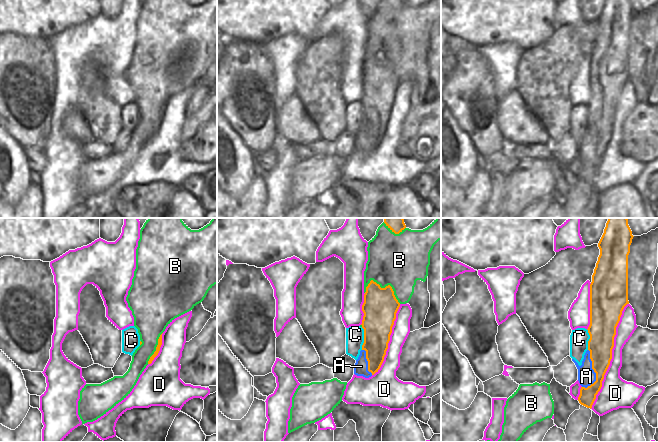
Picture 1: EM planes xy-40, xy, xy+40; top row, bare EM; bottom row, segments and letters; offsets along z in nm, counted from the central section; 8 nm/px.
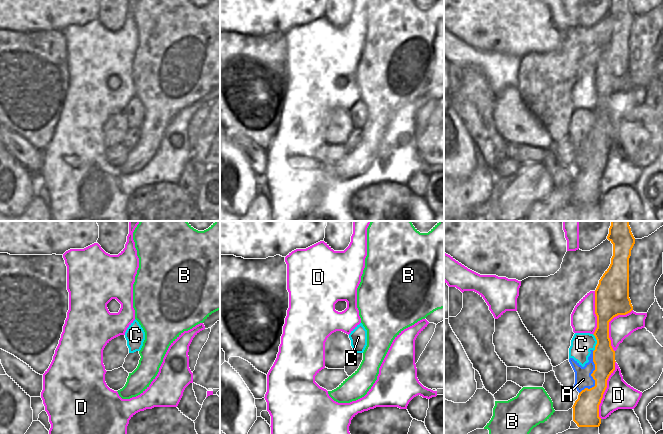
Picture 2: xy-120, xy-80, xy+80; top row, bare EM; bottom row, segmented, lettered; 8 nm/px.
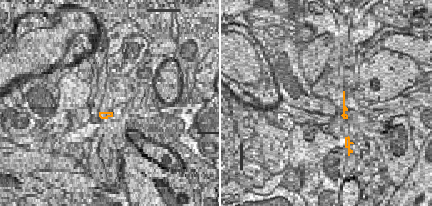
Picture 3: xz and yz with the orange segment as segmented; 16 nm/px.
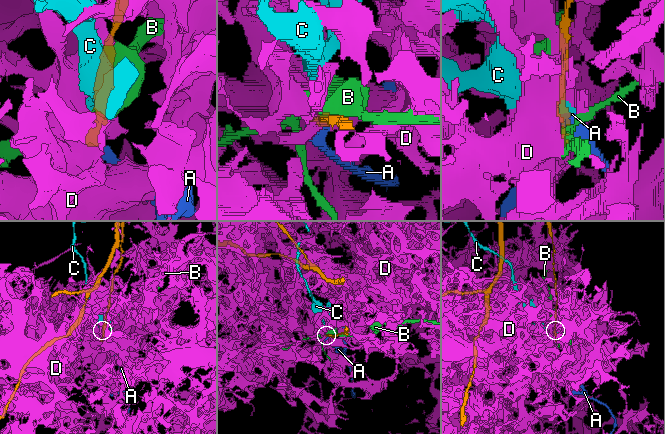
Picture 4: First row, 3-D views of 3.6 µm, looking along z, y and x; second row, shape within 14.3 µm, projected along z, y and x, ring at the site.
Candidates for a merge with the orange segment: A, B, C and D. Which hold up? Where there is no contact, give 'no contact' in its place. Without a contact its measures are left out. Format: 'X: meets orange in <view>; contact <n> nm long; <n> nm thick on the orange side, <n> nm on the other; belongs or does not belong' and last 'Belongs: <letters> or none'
A: meets orange in xy+40; contact 320 nm long; 200 nm thick on the orange side, 140 nm on the other; does not belong
B: meets orange in xy; contact 320 nm long; 280 nm thick on the orange side, 440 nm on the other; does not belong
C: meets orange in xy; contact 180 nm long; 260 nm thick on the orange side, 140 nm on the other; does not belong
D: meets orange in xy+40; contact 900 nm long; 220 nm thick on the orange side, 190 nm on the other; does not belong
Belongs: none

